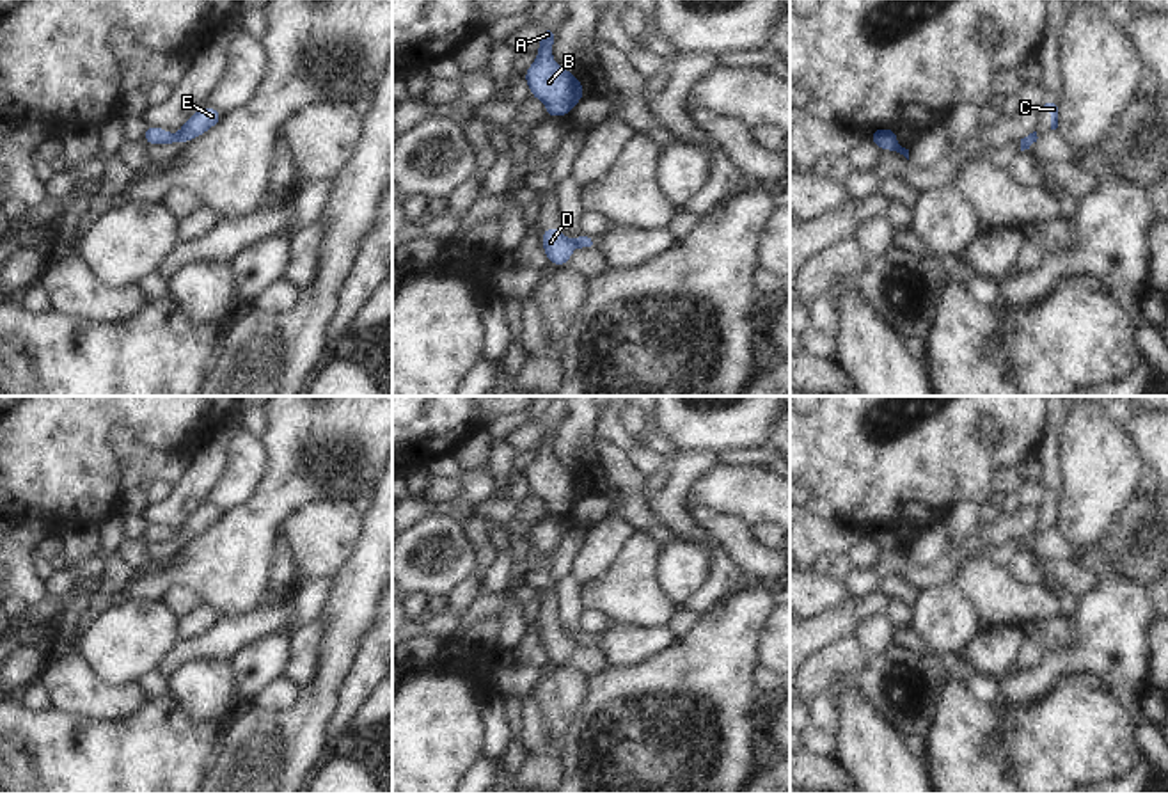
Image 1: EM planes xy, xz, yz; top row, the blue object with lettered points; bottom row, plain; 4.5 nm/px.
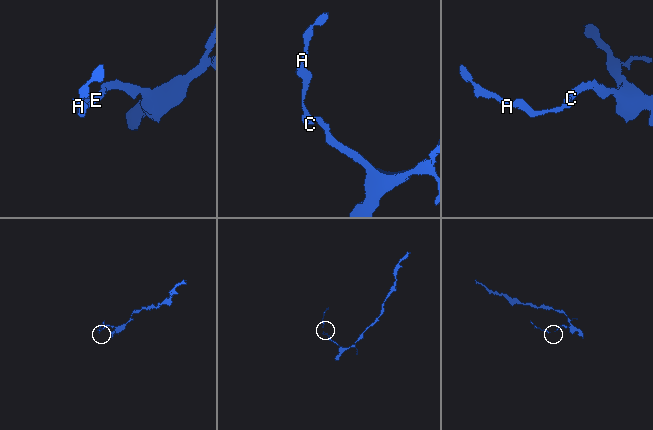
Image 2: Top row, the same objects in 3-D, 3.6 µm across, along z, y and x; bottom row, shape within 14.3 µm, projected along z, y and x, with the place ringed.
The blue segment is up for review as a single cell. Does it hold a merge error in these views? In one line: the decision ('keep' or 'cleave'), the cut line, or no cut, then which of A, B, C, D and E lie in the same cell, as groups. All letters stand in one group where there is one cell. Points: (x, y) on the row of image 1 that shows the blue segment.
keep; no cut; A B C D E

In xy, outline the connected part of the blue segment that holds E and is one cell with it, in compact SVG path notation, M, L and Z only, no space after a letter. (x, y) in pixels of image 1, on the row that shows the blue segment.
M211 107L197 108L195 114L185 121L176 135L158 126L147 126L144 131L144 140L147 142L147 146L165 146L178 142L186 144L188 140L195 140L199 135L217 126L222 115L222 112Z

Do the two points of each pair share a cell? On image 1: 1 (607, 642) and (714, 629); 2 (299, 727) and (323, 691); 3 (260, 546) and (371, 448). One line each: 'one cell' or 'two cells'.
1: two cells
2: one cell
3: one cell

